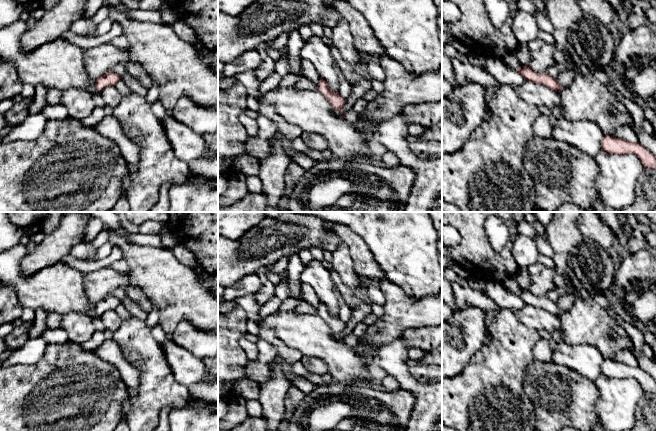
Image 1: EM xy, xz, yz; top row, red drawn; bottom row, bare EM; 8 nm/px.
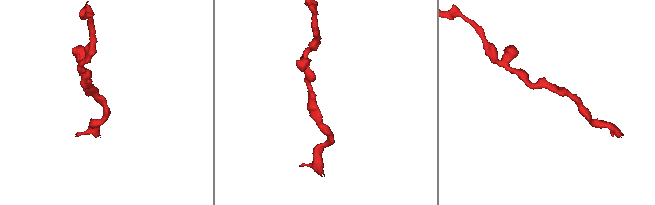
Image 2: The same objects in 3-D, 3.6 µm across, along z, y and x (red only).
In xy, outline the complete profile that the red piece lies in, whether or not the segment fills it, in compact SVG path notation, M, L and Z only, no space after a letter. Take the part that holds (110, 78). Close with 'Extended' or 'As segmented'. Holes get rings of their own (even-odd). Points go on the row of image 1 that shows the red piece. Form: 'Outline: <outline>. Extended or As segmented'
Outline: M110 71L106 74L100 76L95 83L95 86L99 92L104 90L109 86L115 86L117 82L120 80L120 76Z. As segmented

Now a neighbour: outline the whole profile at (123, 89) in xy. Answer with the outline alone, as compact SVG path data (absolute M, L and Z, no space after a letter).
M120 78L120 80L115 85L115 88L119 91L119 93L124 96L128 94L131 90L128 88L128 86L125 84L125 82Z

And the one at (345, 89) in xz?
M334 61L334 69L338 74L340 81L339 93L347 101L351 96L352 86L347 82L345 76L343 75L341 69L339 68L338 64L335 61Z

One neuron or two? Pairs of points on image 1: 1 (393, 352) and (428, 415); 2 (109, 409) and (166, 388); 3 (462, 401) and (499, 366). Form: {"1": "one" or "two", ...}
{"1": "one", "2": "two", "3": "one"}

